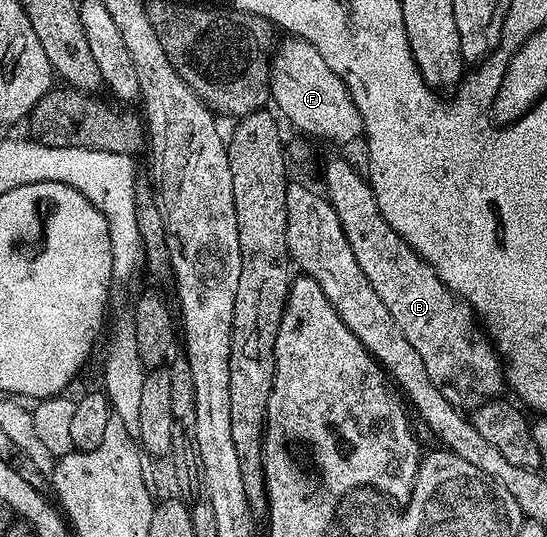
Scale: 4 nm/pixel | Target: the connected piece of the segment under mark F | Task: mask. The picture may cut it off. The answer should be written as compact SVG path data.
M286 38L283 44L281 41L277 45L270 69L270 95L272 104L275 104L273 107L279 113L282 111L300 131L307 132L307 134L302 133L307 137L319 136L320 139L331 140L334 144L350 144L354 139L362 136L362 119L356 110L356 102L352 102L350 92L344 86L344 82L336 74L332 74L328 62L324 62L320 50L316 50L316 46L312 46L312 42Z

